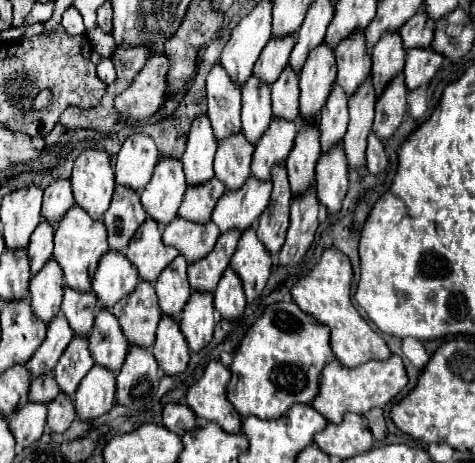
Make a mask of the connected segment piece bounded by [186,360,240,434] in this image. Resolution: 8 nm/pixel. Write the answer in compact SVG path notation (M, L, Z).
M210 360L204 368L202 378L188 386L186 404L198 418L218 422L226 432L238 434L240 416L234 412L224 392L228 380L230 380L230 370L222 362Z

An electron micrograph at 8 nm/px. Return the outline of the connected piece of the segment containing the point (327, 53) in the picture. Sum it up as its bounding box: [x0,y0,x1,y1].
[300,44,336,122]

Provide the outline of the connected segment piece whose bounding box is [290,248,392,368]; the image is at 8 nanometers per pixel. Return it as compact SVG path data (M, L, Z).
M324 248L320 260L304 278L300 278L290 288L290 294L302 312L310 314L316 322L330 328L330 348L338 358L338 362L348 368L354 368L368 360L384 360L392 352L350 302L350 284L352 284L352 266L348 256L336 248Z

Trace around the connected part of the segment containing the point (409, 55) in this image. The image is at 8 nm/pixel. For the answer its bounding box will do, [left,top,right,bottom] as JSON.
[404,48,444,90]

